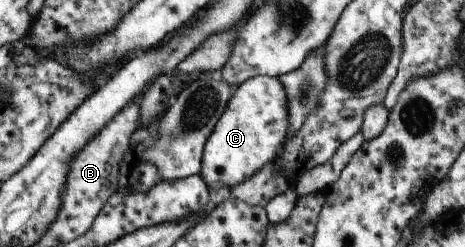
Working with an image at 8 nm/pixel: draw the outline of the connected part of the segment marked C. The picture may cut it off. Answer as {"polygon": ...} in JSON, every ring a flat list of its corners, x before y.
{"polygon":[[254,76,236,86,205,141,200,160,199,176,207,187,233,186,256,173,266,162,275,160,285,142,287,128,286,94,276,77]]}

